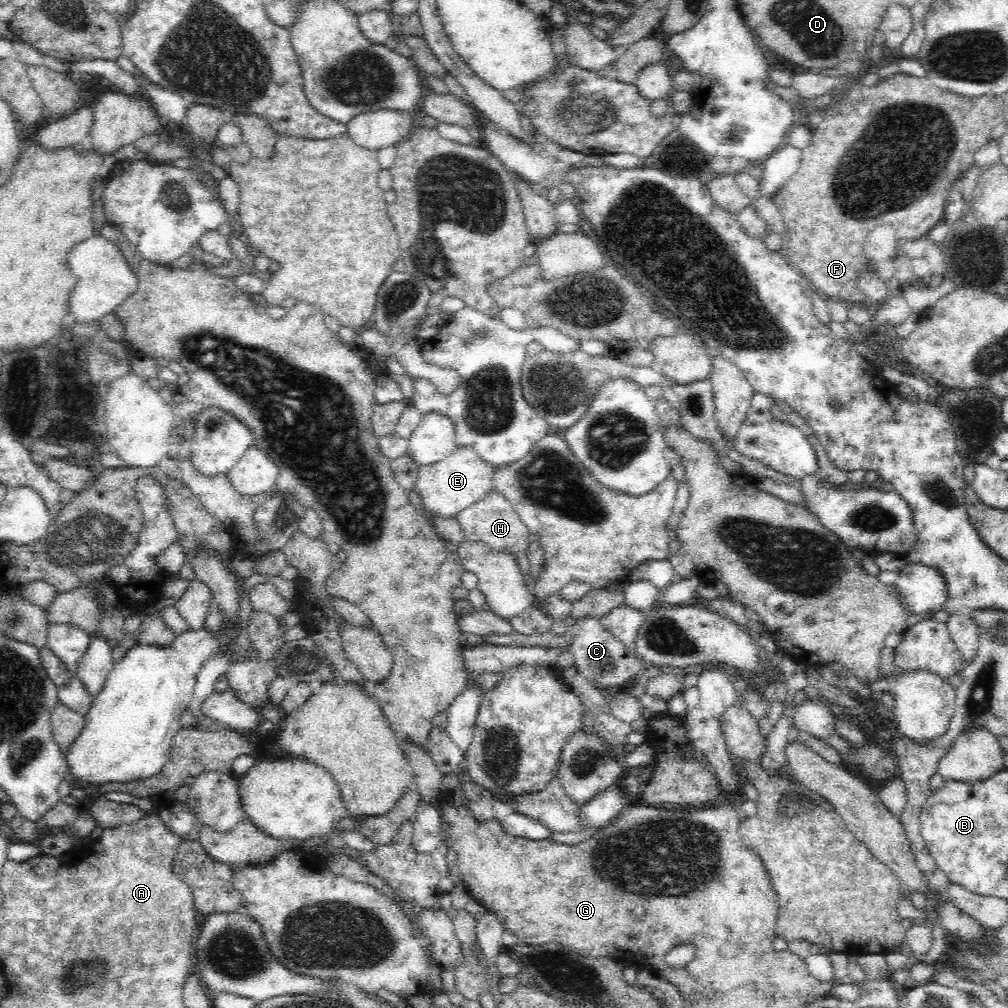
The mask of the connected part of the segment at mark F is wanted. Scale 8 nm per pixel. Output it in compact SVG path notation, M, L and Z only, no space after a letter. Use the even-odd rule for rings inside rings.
M898 73L890 78L879 81L874 86L865 87L862 83L851 86L848 94L836 99L834 104L824 109L822 122L812 130L811 143L801 150L801 163L799 169L786 181L786 184L772 196L774 205L778 207L785 228L787 238L785 240L784 254L786 262L798 271L812 286L814 292L825 299L836 299L844 301L846 304L862 305L872 308L873 305L865 305L865 299L861 290L856 287L857 275L863 269L872 269L873 264L867 260L864 252L864 244L868 234L878 226L878 224L888 224L894 228L898 241L917 240L924 237L937 222L944 217L944 207L954 184L959 183L960 178L975 164L974 154L977 149L982 148L990 140L991 130L1002 122L1002 97L986 96L986 98L968 98L962 94L954 94L939 89L925 76L910 76ZM860 98L870 98L872 100L872 110L867 116L861 116L856 111L856 101Z

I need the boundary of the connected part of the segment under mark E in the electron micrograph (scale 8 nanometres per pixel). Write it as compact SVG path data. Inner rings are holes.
M457 446L446 458L419 468L415 491L428 510L432 510L436 515L452 518L493 490L495 470L496 467L482 460L471 446Z

